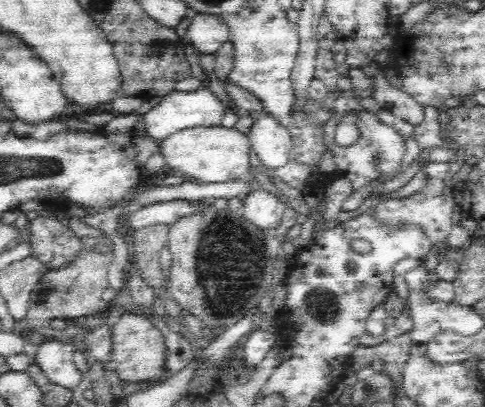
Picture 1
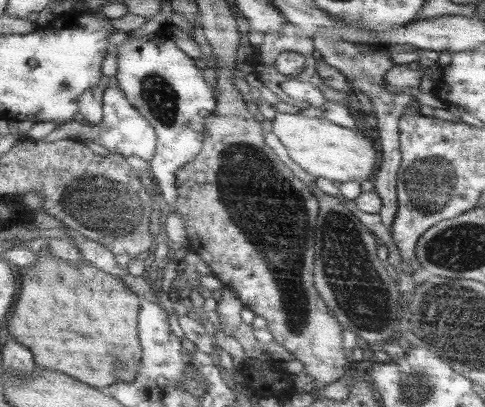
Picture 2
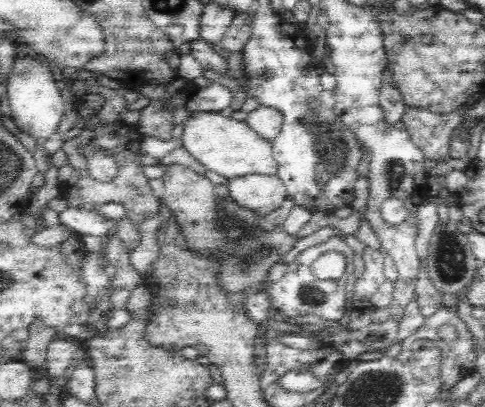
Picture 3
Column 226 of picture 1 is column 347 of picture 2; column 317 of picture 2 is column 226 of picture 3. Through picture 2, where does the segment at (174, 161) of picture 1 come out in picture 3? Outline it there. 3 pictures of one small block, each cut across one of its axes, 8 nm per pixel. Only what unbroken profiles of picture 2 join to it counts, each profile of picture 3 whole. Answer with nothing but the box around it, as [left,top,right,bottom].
[182,112,280,180]

